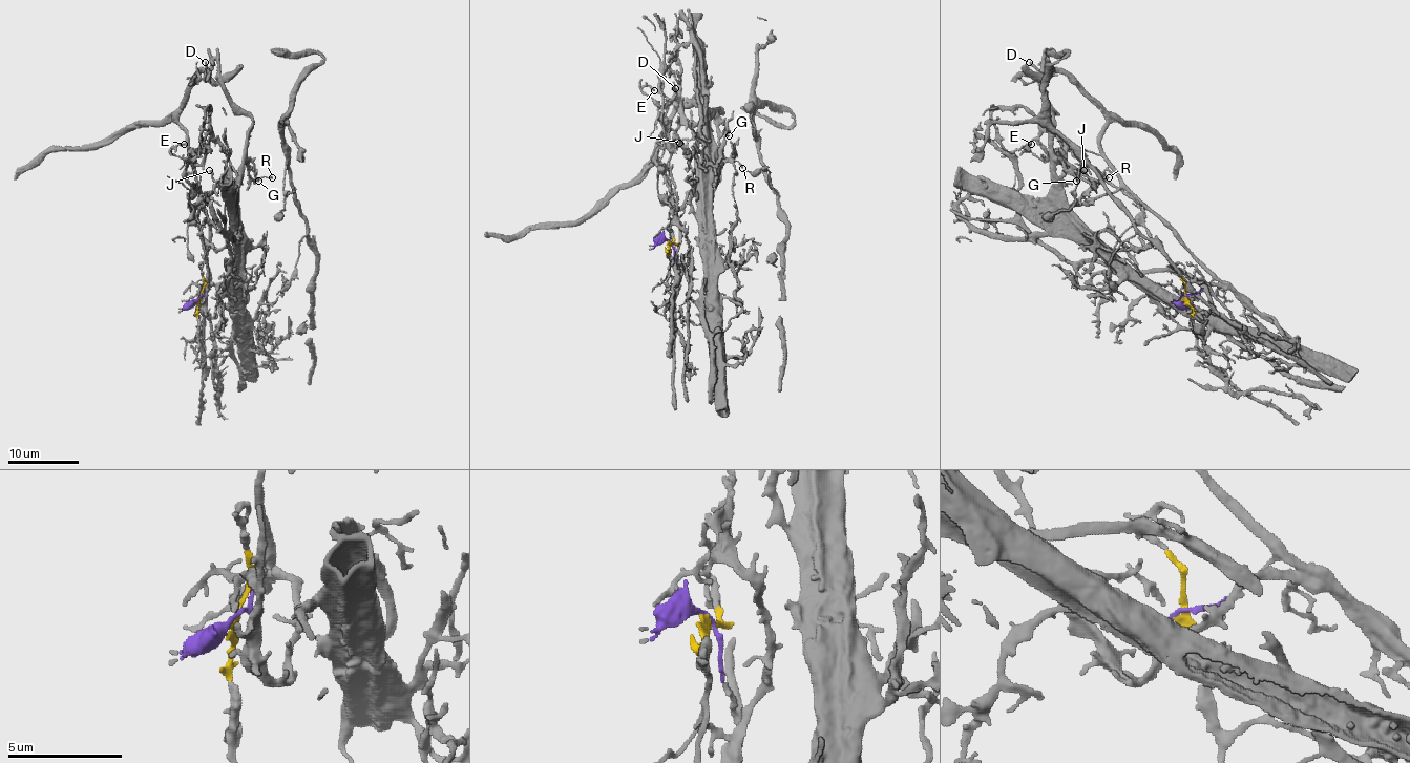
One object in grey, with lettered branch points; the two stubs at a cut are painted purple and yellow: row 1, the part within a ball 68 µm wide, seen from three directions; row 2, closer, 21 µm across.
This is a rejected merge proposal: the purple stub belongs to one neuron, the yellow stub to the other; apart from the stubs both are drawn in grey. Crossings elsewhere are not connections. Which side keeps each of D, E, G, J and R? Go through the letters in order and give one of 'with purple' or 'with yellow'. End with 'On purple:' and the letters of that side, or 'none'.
D: with purple
E: with yellow
G: with yellow
J: with yellow
R: with yellow
On purple: D

